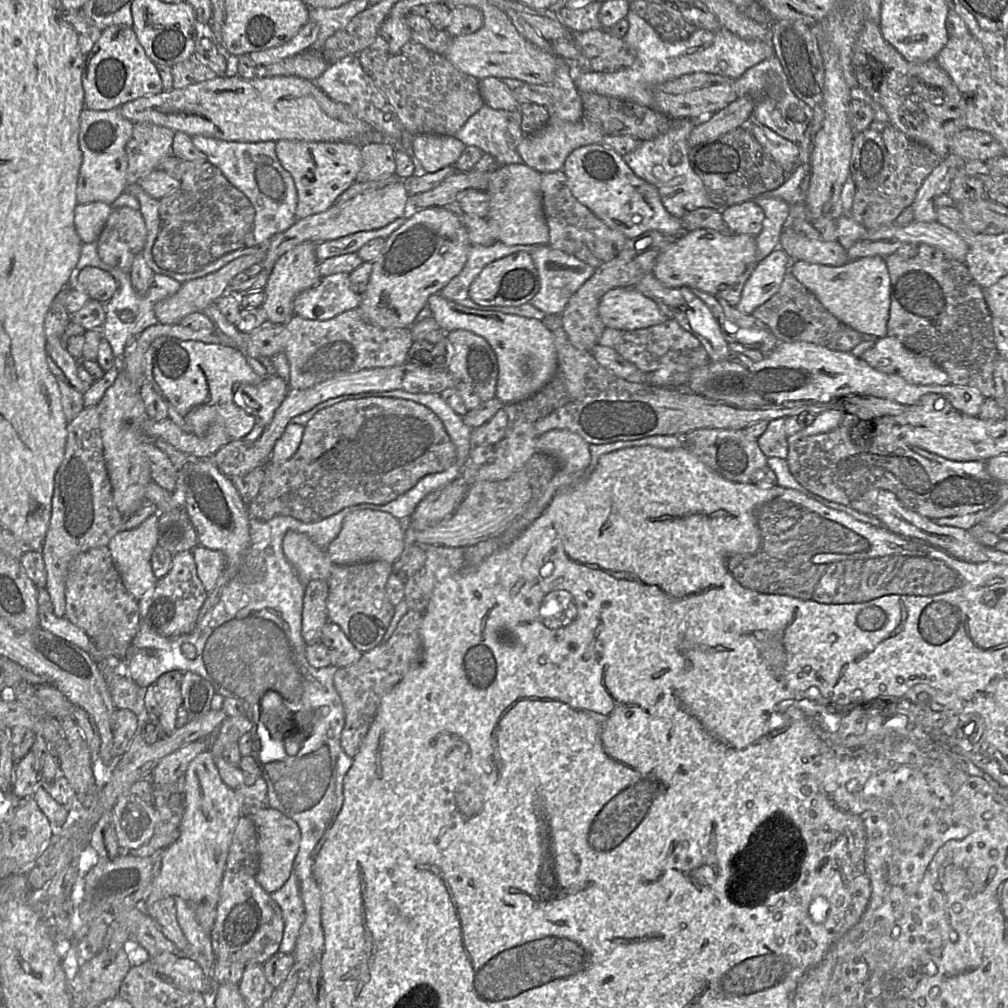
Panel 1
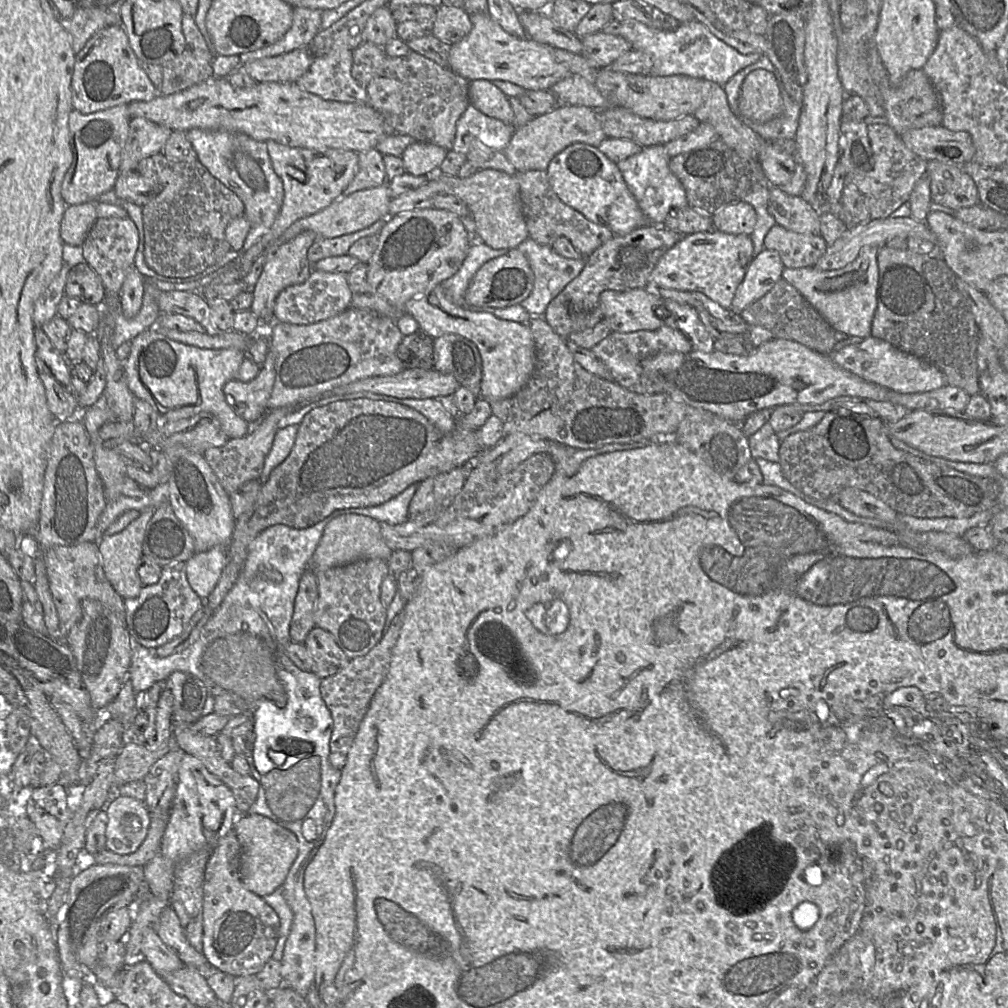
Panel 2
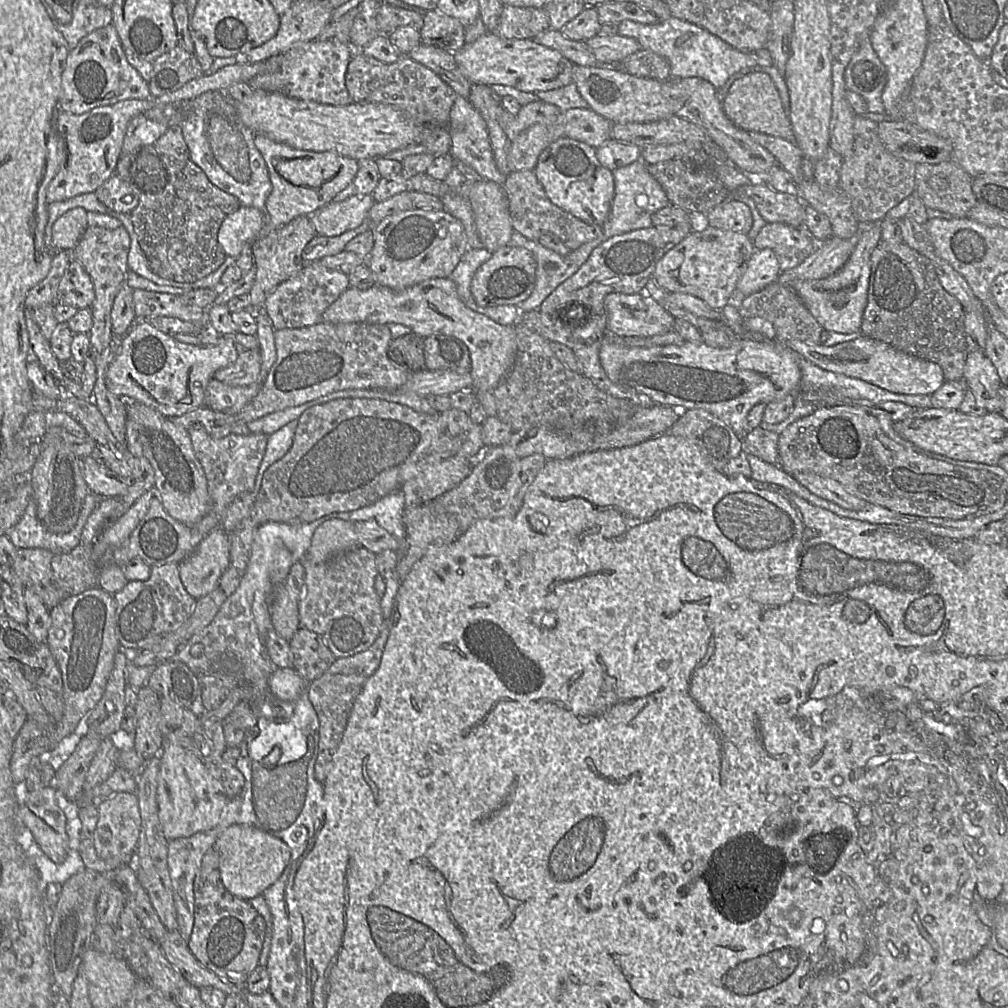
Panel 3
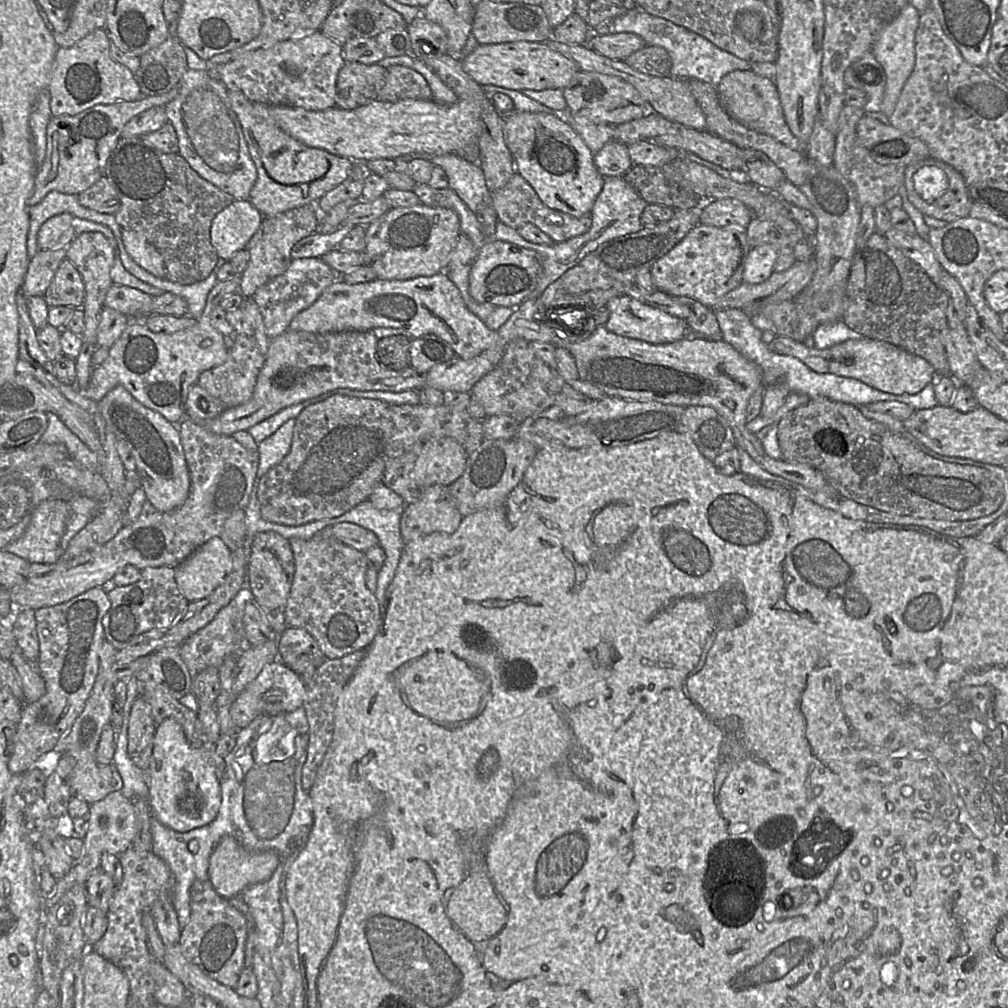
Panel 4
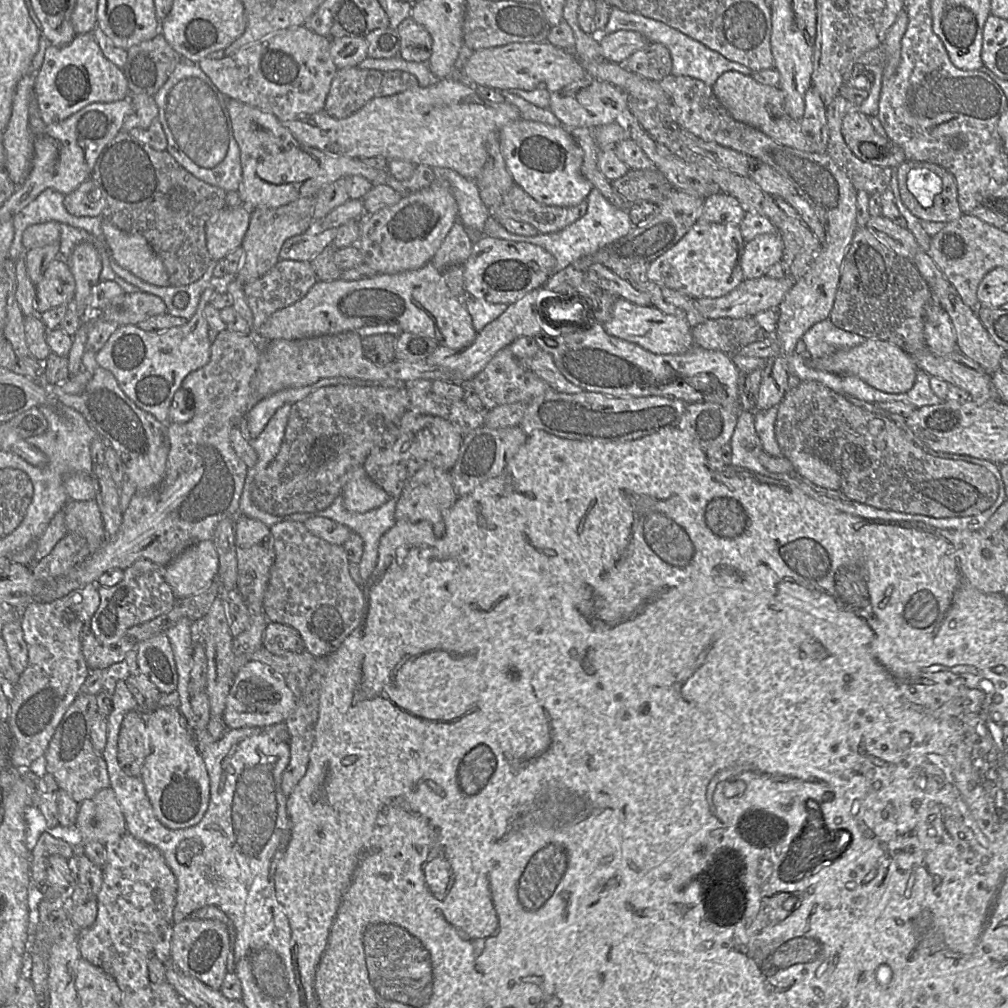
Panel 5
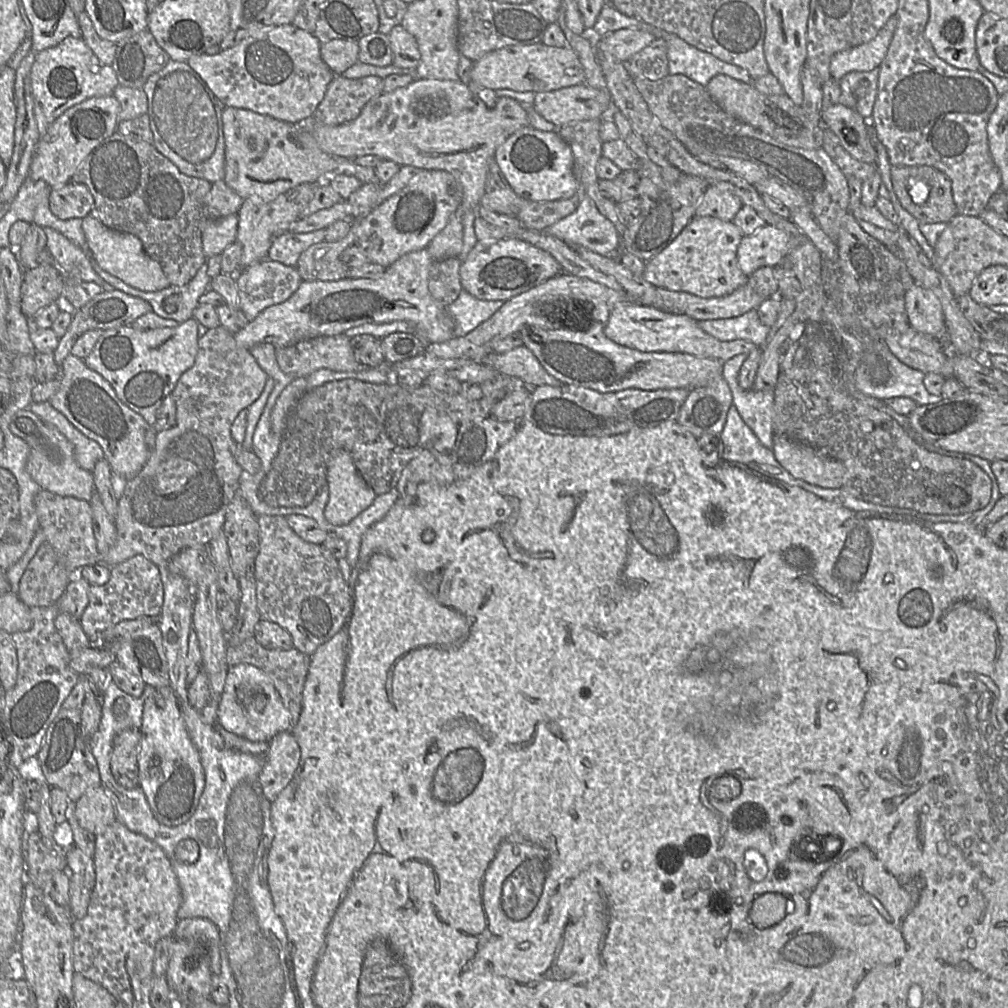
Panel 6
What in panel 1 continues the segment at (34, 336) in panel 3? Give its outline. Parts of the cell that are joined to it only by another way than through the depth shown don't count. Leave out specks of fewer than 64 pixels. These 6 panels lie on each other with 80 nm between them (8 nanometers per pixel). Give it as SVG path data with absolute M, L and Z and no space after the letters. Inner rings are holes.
M60 339L46 340L48 367L58 381L69 384L81 393L85 393L90 384L78 376L79 362L63 346Z

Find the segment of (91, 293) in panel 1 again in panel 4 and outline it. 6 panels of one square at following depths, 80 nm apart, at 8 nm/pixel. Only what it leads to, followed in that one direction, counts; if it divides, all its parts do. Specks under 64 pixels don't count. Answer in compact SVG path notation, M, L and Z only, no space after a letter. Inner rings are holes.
M64 259L44 296L48 307L68 306L74 309L81 308L85 298L85 287L82 277L76 267Z

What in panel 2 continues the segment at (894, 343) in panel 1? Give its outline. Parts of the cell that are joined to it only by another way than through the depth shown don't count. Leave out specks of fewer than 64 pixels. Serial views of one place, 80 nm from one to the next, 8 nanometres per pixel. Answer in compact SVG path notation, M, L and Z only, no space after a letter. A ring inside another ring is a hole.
M872 336L864 338L860 343L849 344L841 349L833 350L828 355L840 367L869 382L899 393L928 392L946 385L943 373L933 364L899 350L885 340Z

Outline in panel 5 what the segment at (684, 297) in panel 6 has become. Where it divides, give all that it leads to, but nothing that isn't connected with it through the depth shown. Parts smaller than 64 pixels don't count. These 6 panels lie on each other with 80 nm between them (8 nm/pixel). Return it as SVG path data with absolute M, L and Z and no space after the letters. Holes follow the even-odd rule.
M762 276L745 279L738 287L718 298L695 299L696 307L706 319L754 317L757 313L777 309L796 283L785 276L780 279Z

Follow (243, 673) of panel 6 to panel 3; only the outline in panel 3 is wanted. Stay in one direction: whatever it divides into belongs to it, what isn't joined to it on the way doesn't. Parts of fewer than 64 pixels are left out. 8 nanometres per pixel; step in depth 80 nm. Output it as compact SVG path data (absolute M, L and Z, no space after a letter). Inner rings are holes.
M277 667L268 678L268 690L280 701L296 700L306 687L305 678L293 668Z

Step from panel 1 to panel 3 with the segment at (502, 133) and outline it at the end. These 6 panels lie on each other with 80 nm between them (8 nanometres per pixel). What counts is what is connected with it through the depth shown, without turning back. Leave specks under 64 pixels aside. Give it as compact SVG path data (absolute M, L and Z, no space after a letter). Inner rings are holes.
M456 95L451 108L448 130L451 135L450 155L453 159L470 168L478 178L490 180L502 186L507 176L497 169L486 122L469 100L460 95Z

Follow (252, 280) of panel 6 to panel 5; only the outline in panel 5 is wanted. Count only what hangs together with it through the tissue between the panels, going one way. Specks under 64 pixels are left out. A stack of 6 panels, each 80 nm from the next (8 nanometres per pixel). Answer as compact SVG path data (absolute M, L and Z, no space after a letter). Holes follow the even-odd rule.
M280 260L262 277L243 286L248 306L253 313L253 330L259 332L263 323L276 311L302 299L318 282L310 261Z

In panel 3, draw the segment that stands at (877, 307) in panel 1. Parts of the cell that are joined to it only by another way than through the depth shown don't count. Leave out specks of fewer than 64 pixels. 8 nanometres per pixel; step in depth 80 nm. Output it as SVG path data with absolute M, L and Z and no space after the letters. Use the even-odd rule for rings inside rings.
M874 222L874 226L861 233L849 260L837 272L826 278L797 280L789 285L824 330L846 334L860 332L868 302L871 254L880 240L880 225Z

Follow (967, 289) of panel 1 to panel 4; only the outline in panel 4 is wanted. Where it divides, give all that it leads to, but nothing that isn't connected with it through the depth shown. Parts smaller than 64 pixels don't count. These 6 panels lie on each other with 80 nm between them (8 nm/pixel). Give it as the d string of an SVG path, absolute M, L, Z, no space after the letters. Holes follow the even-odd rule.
M875 232L853 257L846 285L846 308L841 320L866 338L889 342L928 361L938 376L949 376L950 369L943 343L947 328L948 293L939 288L929 275L892 245L883 234Z

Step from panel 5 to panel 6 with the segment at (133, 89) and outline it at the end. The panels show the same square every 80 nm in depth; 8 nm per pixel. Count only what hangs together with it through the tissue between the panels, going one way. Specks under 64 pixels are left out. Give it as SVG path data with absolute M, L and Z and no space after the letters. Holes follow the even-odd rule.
M148 30L124 38L115 46L111 66L119 84L126 87L143 89L148 78L171 60Z

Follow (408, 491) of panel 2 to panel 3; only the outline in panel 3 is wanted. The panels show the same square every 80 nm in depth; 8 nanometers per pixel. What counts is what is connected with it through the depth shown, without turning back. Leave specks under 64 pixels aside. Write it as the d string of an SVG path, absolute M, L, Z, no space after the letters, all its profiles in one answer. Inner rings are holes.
M397 489L389 495L379 499L373 504L361 507L356 510L347 511L334 515L334 517L324 516L326 521L332 519L358 521L376 521L382 528L387 530L397 540L404 545L405 526L405 496L401 489Z

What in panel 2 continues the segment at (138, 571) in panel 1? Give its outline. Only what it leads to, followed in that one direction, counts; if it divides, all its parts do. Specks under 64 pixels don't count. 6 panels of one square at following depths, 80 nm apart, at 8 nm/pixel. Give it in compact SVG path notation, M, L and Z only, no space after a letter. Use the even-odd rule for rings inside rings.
M151 506L139 510L138 517L121 532L104 535L97 542L105 576L116 592L124 599L137 597L144 586L138 575L138 567L143 557L142 545L146 527L152 515L153 510Z

